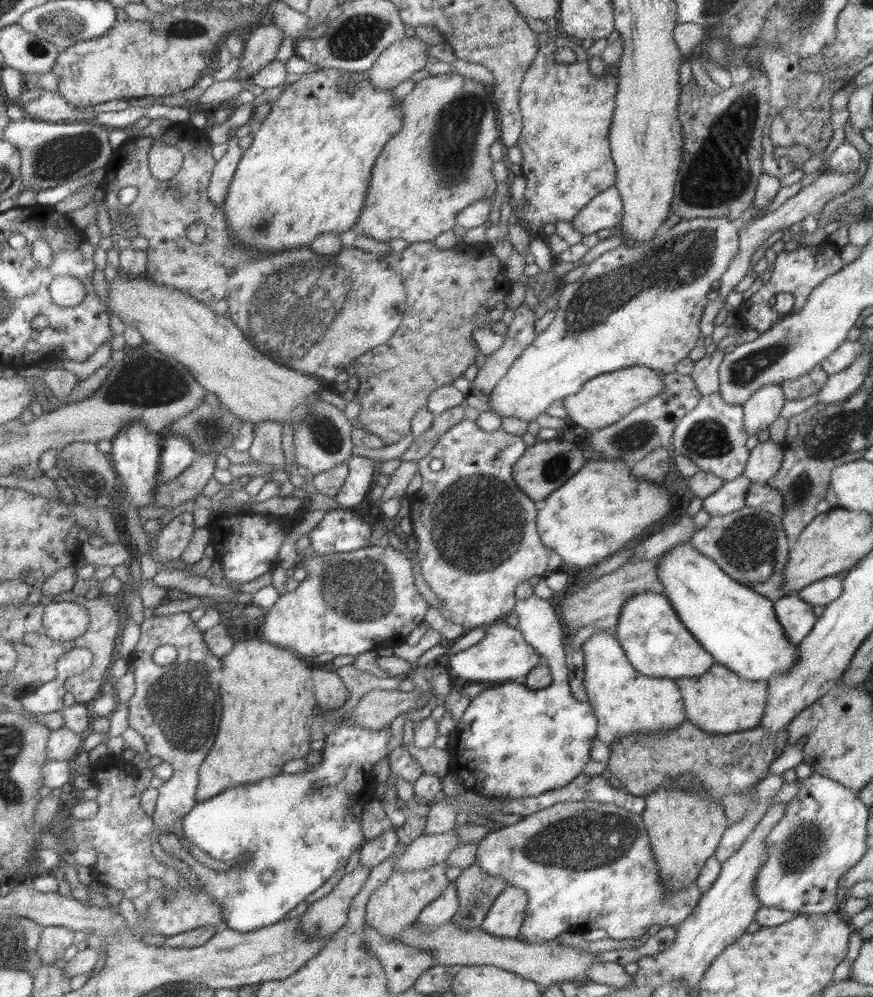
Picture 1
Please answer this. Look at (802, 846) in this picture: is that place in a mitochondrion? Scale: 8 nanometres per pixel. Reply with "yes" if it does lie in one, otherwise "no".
yes

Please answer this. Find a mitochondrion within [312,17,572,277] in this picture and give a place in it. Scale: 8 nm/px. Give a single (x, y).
(456, 133)

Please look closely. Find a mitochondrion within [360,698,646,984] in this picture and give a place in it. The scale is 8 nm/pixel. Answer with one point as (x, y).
(583, 843)

